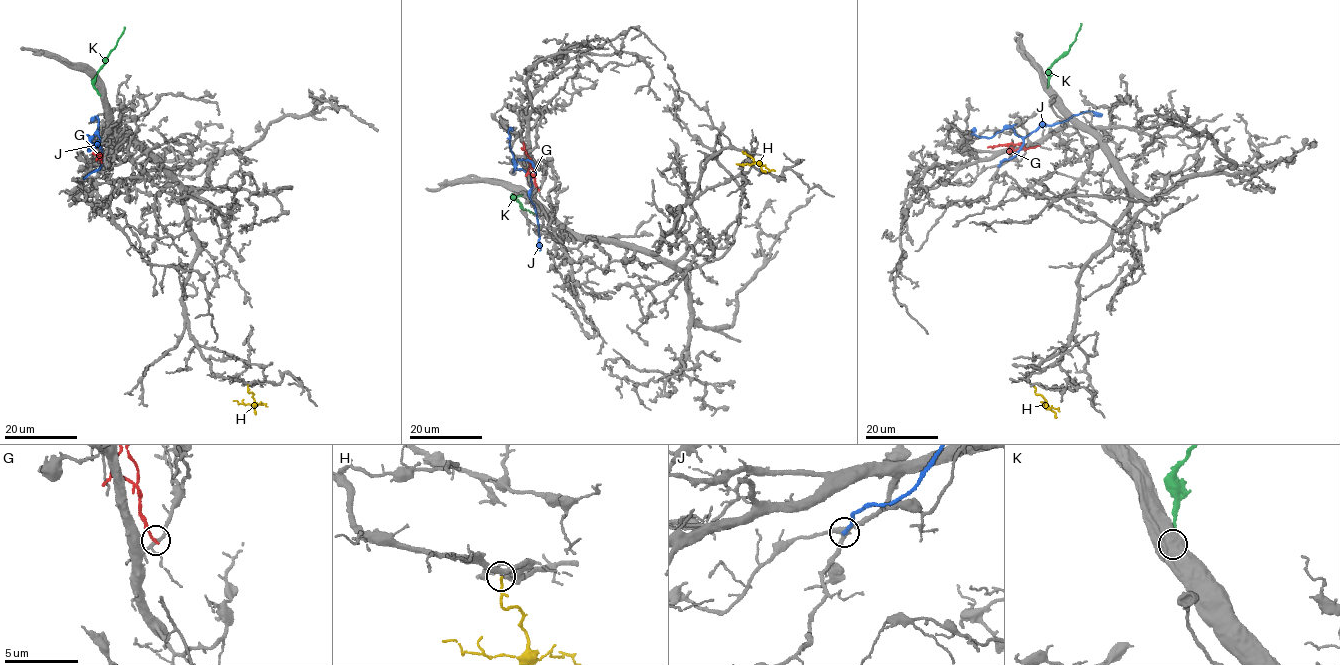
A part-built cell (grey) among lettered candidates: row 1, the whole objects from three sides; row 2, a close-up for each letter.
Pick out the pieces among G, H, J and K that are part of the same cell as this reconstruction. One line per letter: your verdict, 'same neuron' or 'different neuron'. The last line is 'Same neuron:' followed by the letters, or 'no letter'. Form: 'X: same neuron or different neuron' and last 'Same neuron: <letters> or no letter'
G: different neuron
H: same neuron
J: different neuron
K: different neuron
Same neuron: H

